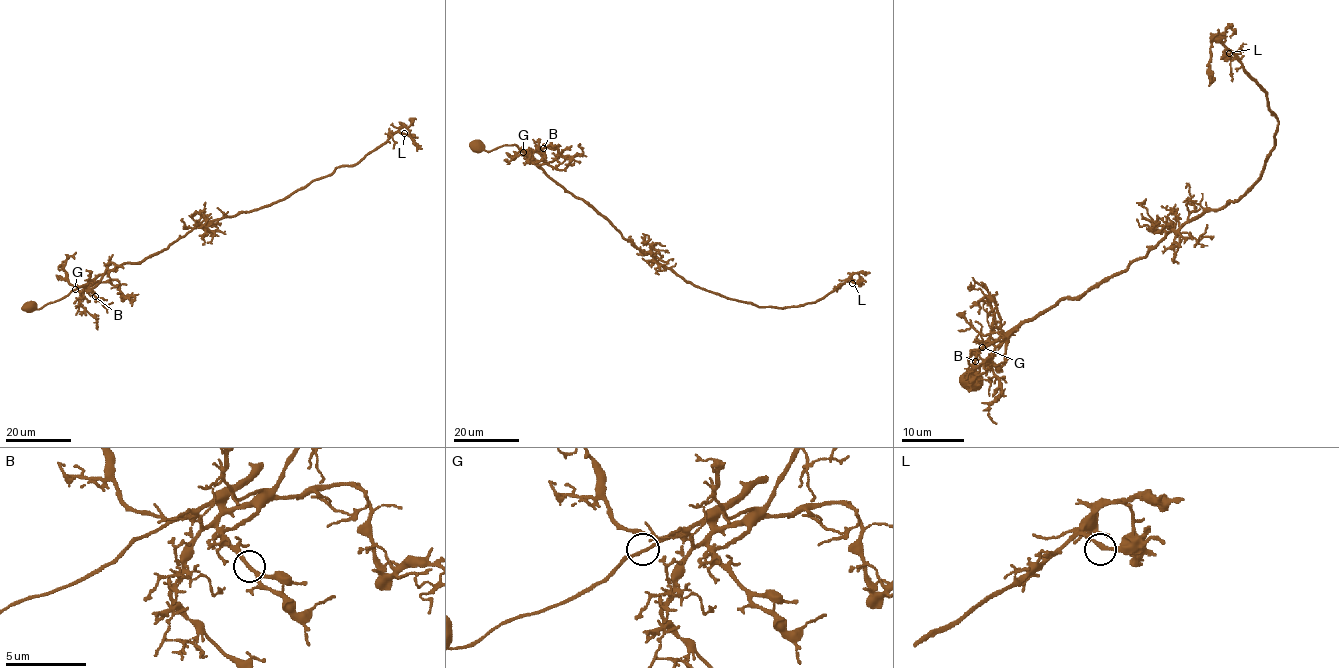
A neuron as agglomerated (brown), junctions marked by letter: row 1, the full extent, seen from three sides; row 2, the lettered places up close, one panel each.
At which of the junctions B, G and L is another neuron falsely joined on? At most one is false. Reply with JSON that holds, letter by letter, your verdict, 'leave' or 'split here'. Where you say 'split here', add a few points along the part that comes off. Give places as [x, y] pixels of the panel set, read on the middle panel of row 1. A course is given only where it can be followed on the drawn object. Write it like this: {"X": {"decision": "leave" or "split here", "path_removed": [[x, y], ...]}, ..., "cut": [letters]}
{"B": {"decision": "leave"}, "G": {"decision": "leave"}, "L": {"decision": "leave"}, "cut": []}

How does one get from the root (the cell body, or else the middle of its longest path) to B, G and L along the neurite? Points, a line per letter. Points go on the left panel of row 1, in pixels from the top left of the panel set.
B: (216, 220), (140, 262), (99, 274), (90, 283), (97, 285), (90, 290), (95, 296)
G: (216, 220), (210, 220), (205, 227), (195, 226), (166, 248), (140, 262), (125, 262), (75, 289)
L: (216, 220), (283, 200), (314, 180), (330, 175), (338, 167), (358, 164), (395, 133), (404, 133)

